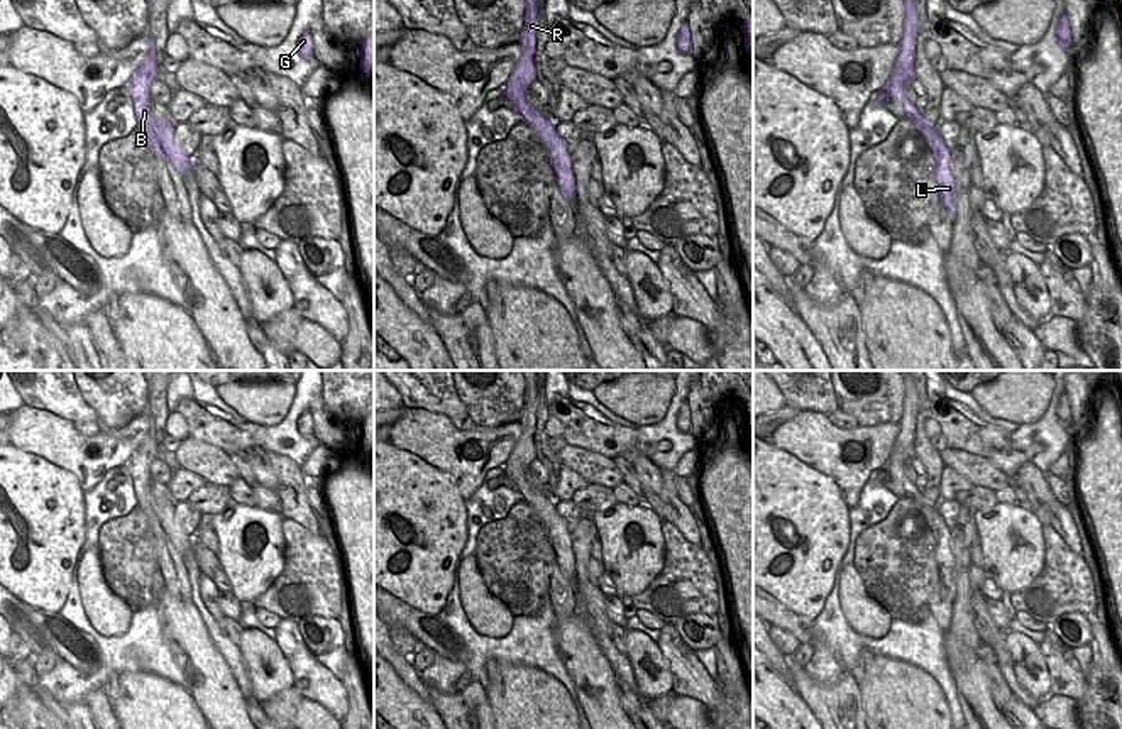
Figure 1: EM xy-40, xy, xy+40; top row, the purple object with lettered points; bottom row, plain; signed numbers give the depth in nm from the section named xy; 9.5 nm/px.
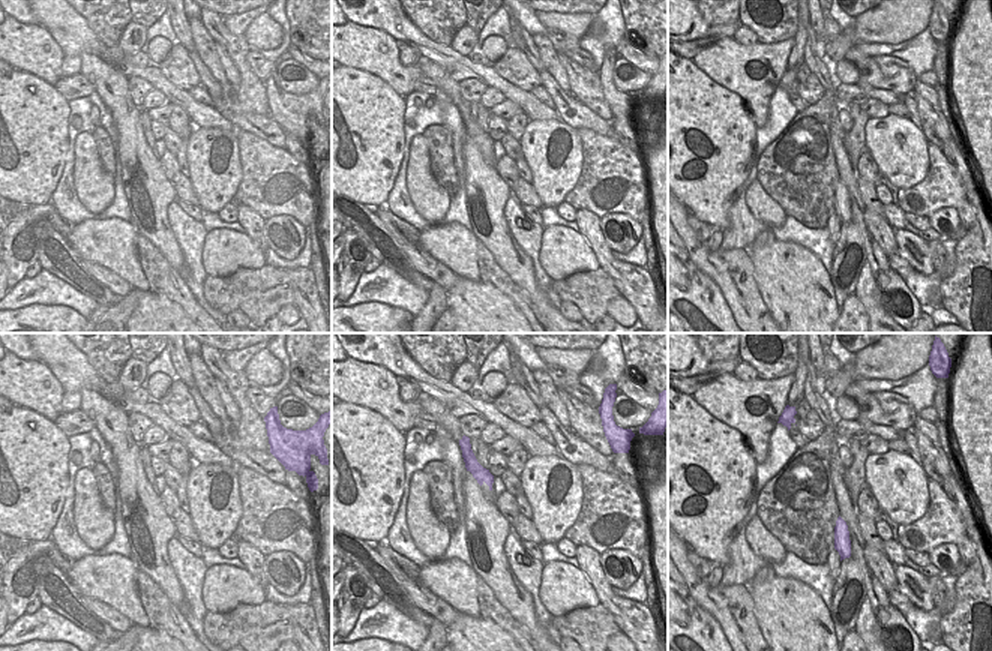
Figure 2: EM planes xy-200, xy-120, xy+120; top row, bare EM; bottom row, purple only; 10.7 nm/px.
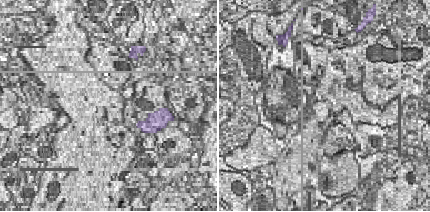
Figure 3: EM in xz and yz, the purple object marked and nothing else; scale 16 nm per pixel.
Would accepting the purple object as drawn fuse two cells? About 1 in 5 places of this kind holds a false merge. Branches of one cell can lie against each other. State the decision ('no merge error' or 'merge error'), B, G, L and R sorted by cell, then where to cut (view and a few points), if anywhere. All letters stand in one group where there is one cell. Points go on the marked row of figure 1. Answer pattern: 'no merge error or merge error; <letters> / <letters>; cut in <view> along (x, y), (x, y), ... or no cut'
merge error; B L R / G; cut in xy+40 along (887, 80), (889, 95)

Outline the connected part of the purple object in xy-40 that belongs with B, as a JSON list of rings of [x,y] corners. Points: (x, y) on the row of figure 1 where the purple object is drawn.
[[[151,39],[151,51],[124,85],[130,93],[137,129],[146,135],[151,151],[157,159],[168,159],[173,169],[184,176],[191,171],[190,156],[174,140],[174,125],[169,120],[156,120],[151,113],[149,88],[157,79],[156,42]]]

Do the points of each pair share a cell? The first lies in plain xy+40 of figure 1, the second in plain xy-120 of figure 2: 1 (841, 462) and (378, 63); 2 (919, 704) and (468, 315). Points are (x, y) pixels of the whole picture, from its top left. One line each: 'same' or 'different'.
1: same
2: same

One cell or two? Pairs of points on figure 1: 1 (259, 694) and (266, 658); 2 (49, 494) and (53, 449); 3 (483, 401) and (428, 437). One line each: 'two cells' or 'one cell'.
1: one cell
2: two cells
3: two cells

